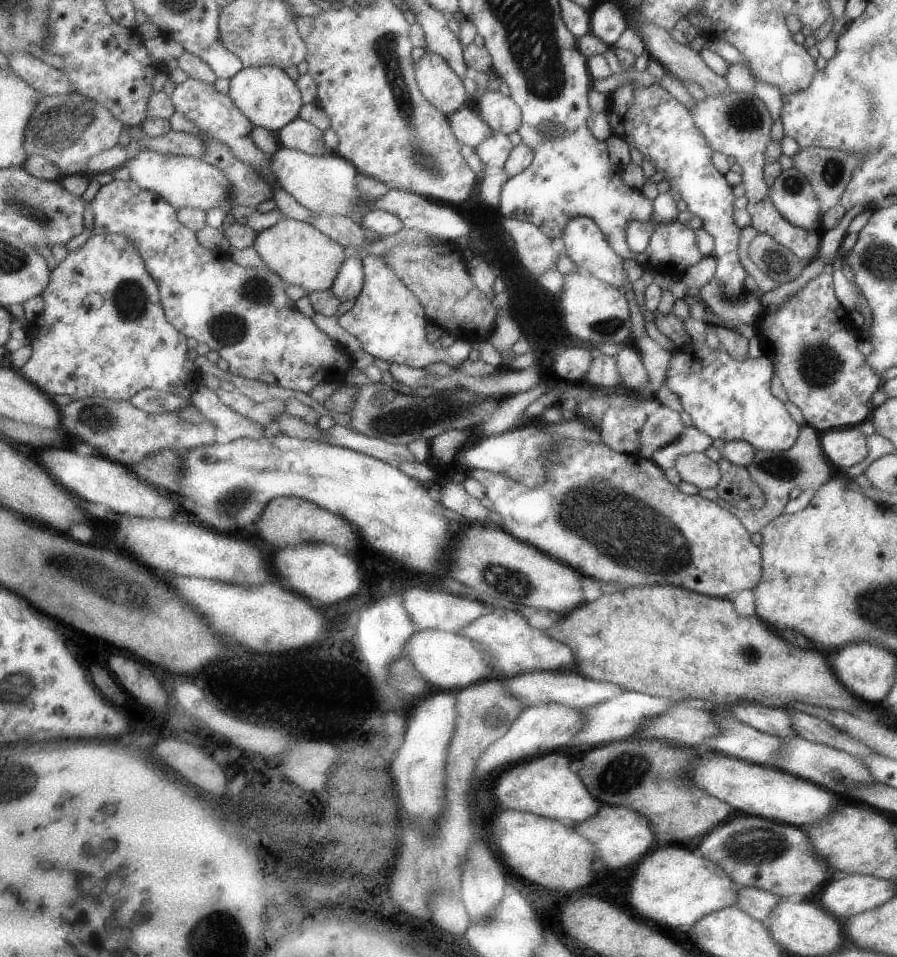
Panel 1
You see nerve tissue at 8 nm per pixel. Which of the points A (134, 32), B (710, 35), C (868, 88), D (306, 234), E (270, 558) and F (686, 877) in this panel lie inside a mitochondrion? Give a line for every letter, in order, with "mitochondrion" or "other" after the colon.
A: other
B: other
C: mitochondrion
D: other
E: other
F: other

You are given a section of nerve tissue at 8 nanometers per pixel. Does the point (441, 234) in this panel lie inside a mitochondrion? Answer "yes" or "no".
no

